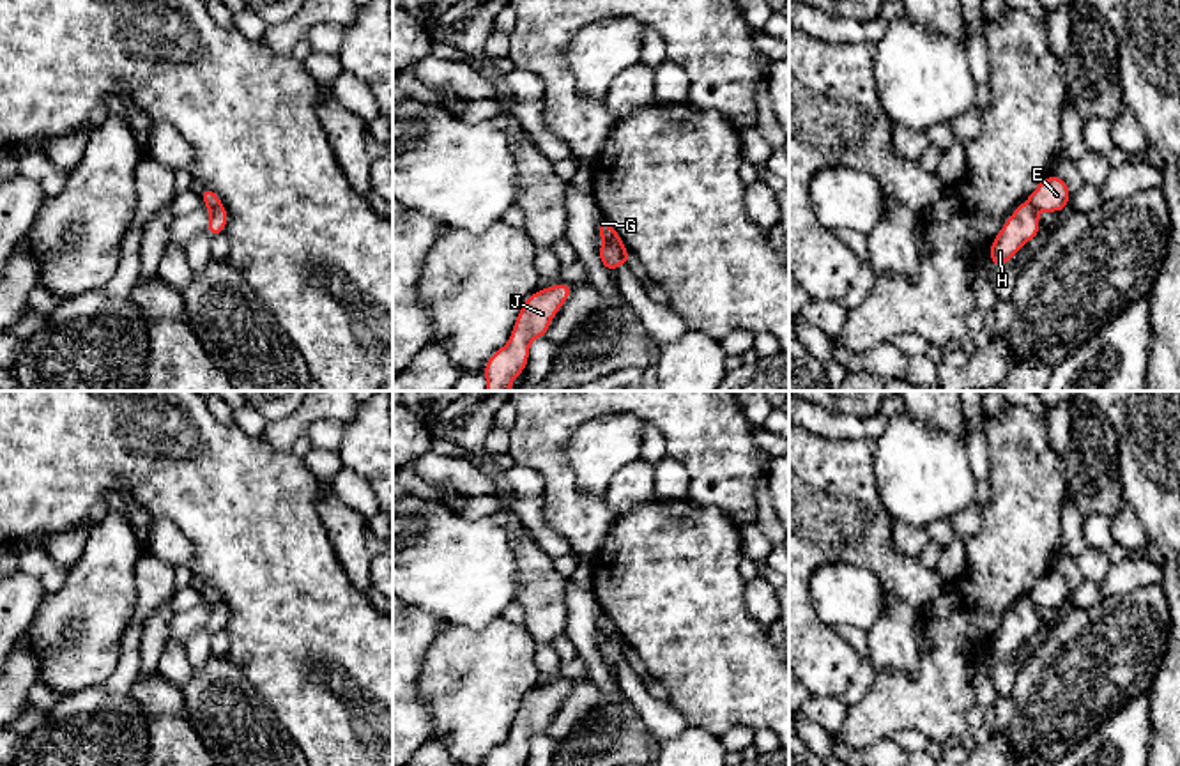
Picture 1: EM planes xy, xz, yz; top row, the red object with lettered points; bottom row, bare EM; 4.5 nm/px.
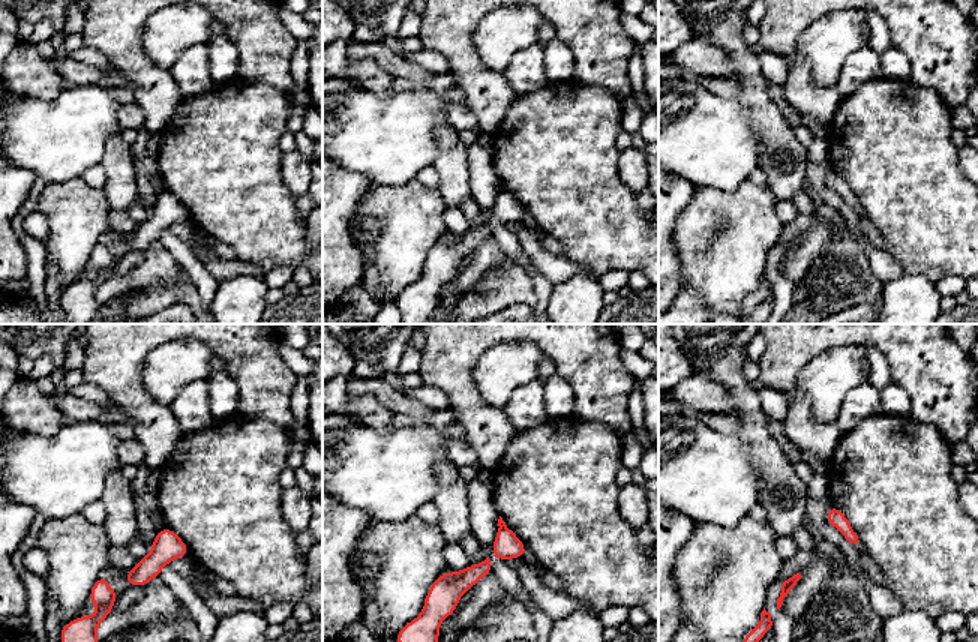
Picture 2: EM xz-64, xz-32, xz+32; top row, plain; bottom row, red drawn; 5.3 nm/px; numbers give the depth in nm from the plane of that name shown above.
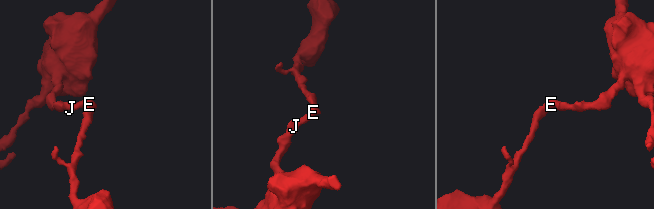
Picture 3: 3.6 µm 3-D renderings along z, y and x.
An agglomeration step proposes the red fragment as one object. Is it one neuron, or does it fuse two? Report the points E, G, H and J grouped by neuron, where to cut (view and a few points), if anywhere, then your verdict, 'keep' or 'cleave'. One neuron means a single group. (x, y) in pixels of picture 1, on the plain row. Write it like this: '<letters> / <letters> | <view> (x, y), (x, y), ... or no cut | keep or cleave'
E J / G H | xz (604, 634), (625, 646) | cleave

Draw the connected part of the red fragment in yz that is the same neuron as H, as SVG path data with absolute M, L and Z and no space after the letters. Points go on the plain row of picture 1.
M1028 596L1015 603L989 642L991 665L1008 660L1028 637L1038 632L1040 626L1037 605Z

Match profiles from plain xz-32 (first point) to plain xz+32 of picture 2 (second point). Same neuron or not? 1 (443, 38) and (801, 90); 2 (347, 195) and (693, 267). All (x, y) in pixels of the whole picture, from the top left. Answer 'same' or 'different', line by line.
1: same
2: different

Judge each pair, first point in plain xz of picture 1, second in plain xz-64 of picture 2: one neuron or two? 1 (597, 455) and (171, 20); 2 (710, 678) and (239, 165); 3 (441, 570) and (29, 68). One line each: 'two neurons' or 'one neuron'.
1: one neuron
2: one neuron
3: two neurons

